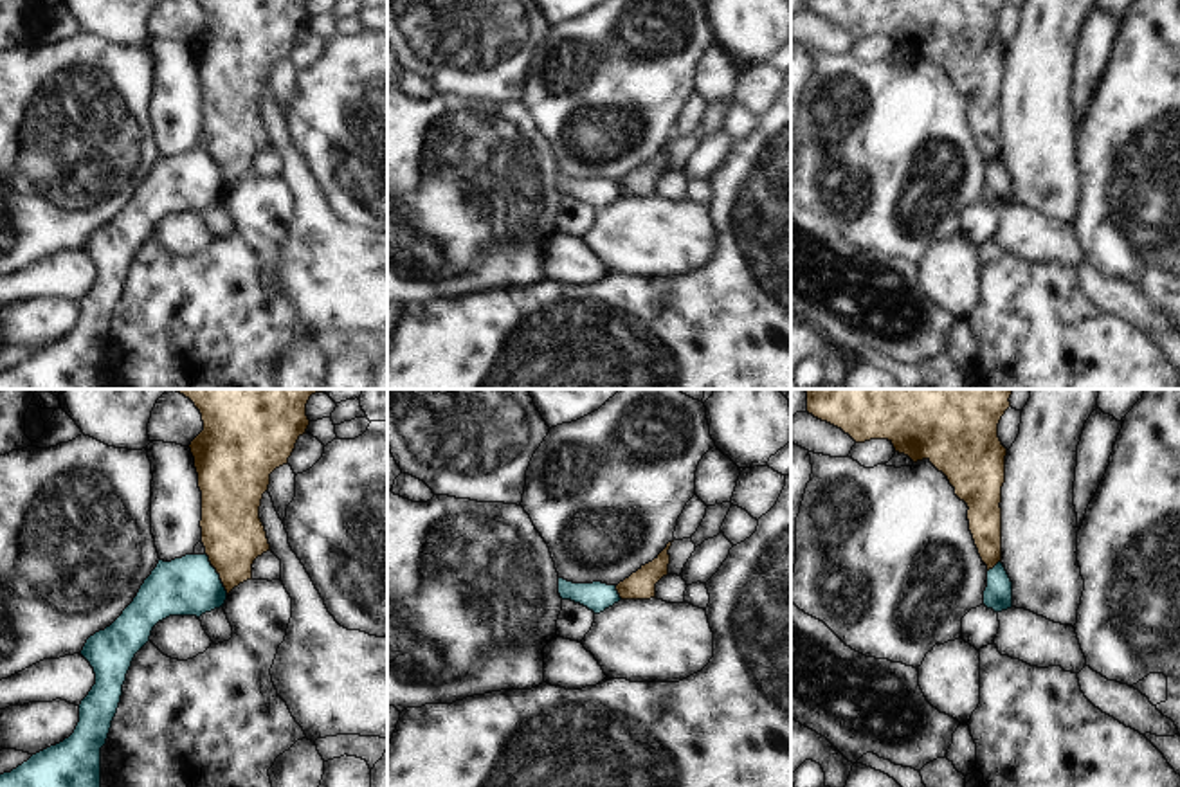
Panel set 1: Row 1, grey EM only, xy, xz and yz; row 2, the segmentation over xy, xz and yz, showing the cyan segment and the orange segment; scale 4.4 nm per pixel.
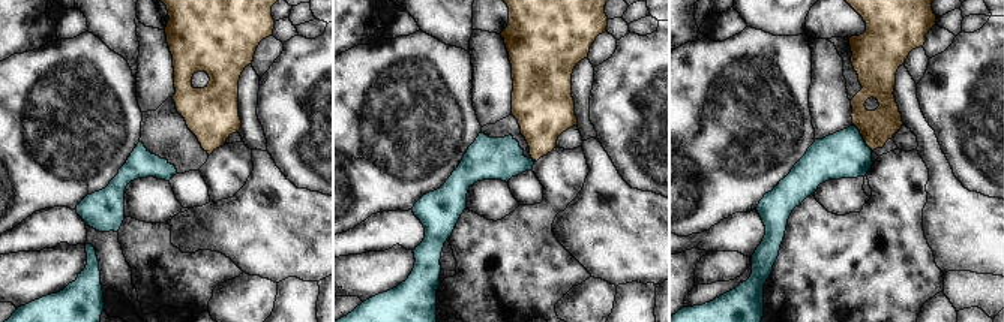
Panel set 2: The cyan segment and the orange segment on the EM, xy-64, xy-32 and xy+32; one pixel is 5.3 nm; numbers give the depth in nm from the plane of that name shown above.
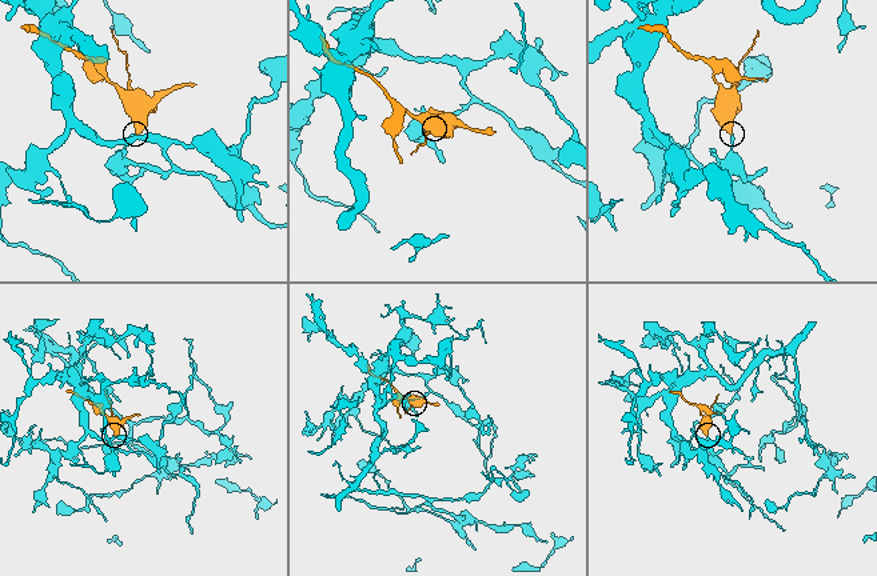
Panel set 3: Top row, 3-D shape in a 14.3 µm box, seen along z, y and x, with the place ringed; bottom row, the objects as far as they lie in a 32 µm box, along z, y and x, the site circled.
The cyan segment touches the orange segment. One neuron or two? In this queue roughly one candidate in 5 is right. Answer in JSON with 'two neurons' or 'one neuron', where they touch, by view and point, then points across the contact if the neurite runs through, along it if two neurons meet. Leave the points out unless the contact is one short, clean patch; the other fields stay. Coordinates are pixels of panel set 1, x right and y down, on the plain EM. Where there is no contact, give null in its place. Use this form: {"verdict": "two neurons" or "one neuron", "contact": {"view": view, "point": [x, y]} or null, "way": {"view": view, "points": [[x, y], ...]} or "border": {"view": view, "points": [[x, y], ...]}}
{"verdict": "two neurons", "contact": {"view": "xy", "point": [217, 170]}, "border": {"view": "xy", "points": [[204, 150], [227, 189]]}}

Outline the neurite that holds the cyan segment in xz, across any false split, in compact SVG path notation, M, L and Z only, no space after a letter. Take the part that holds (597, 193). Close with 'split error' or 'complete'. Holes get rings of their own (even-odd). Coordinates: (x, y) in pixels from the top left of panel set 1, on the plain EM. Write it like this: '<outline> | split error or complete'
M558 175L558 191L562 196L580 200L595 211L604 209L622 196L616 182L607 182L602 178L573 180L564 175Z | complete

